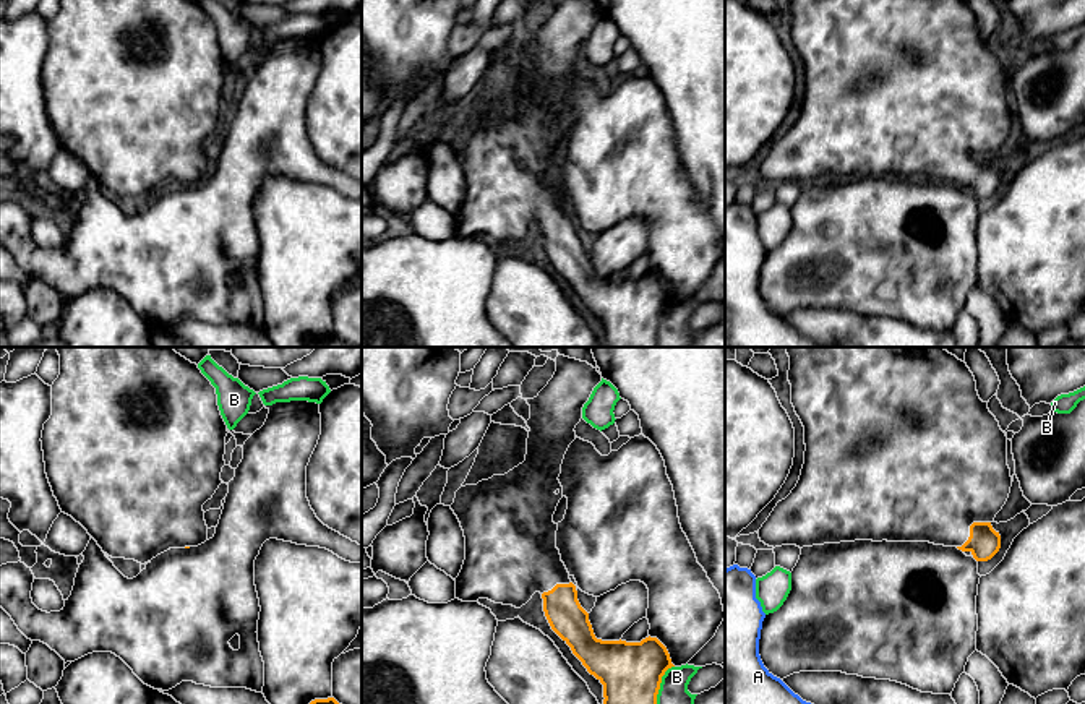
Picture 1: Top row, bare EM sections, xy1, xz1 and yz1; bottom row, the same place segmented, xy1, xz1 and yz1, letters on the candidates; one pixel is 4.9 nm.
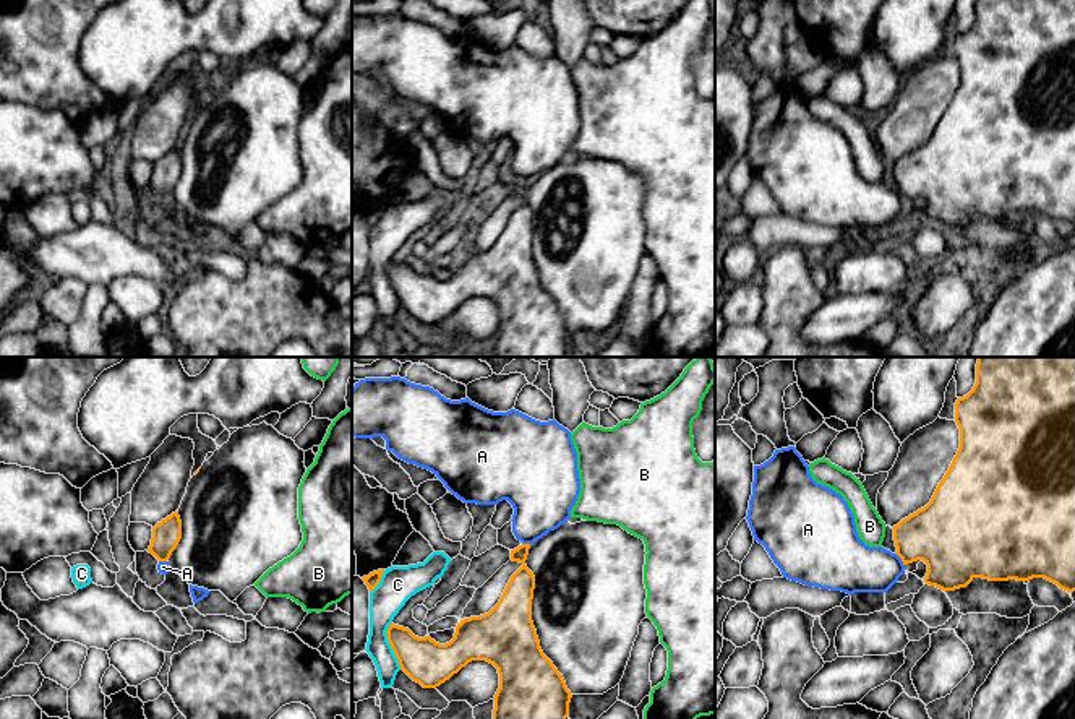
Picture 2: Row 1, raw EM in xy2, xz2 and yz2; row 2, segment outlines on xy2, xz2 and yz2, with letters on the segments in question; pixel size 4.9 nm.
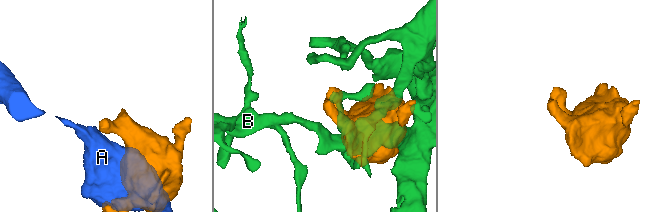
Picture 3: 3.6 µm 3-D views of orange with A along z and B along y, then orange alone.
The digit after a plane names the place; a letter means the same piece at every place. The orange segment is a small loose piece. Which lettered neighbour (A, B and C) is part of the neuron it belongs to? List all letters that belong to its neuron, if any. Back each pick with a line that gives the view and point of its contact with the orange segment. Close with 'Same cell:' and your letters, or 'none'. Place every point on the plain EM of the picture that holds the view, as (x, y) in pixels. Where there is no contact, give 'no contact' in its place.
Same cell: none

